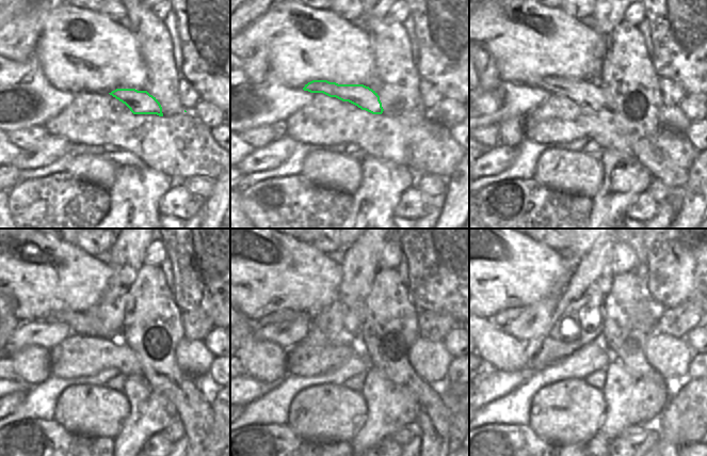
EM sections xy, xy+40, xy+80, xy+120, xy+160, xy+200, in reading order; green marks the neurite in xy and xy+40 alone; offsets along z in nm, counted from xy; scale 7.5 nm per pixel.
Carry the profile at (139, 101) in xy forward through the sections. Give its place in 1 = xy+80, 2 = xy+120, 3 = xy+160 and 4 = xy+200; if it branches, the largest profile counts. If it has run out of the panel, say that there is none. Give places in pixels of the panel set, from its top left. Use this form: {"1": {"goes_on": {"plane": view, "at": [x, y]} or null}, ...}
{"1": {"goes_on": {"plane": "xy+80", "at": [581, 91]}}, "2": {"goes_on": {"plane": "xy+120", "at": [79, 325]}}, "3": {"goes_on": {"plane": "xy+160", "at": [279, 316]}}, "4": {"goes_on": {"plane": "xy+200", "at": [502, 318]}}}

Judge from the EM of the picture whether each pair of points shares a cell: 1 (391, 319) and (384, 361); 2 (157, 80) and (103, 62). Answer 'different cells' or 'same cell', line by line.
1: same cell
2: different cells

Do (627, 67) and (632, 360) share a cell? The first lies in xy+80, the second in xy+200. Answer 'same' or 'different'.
same

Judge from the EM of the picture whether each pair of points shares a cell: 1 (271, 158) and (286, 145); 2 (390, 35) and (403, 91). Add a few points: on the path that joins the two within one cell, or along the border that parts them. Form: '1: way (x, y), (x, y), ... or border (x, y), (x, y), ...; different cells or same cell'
1: way (274, 155), (283, 147); same cell
2: way (391, 49), (396, 77); same cell

